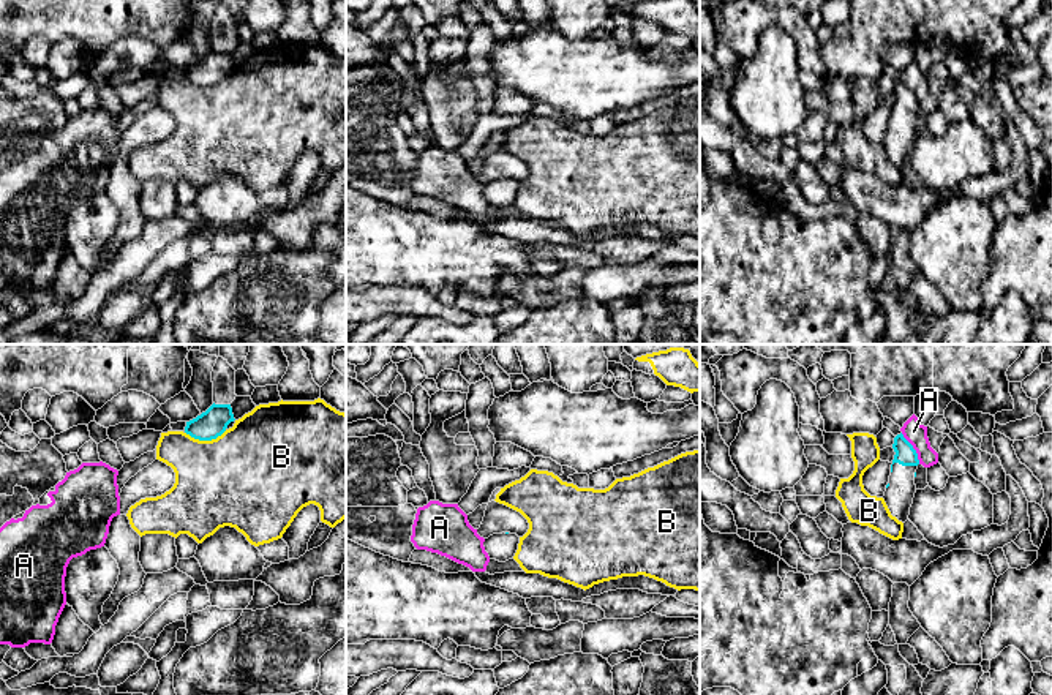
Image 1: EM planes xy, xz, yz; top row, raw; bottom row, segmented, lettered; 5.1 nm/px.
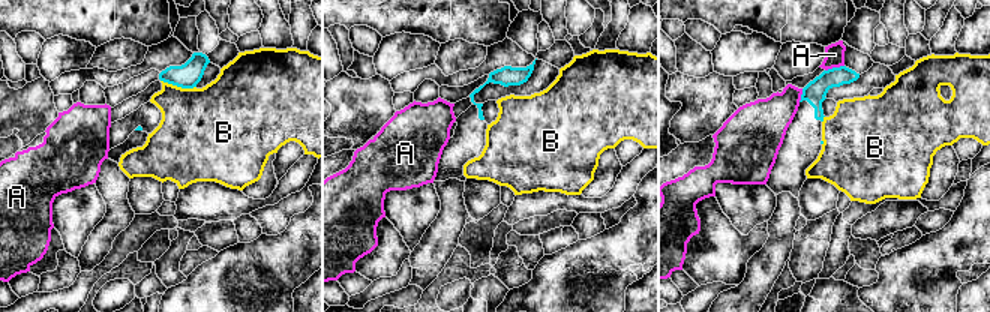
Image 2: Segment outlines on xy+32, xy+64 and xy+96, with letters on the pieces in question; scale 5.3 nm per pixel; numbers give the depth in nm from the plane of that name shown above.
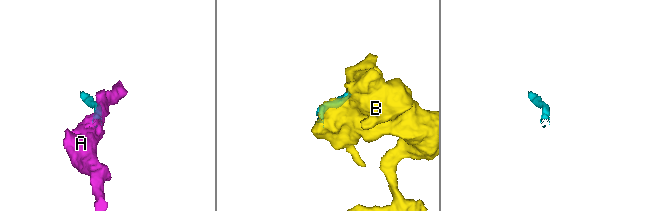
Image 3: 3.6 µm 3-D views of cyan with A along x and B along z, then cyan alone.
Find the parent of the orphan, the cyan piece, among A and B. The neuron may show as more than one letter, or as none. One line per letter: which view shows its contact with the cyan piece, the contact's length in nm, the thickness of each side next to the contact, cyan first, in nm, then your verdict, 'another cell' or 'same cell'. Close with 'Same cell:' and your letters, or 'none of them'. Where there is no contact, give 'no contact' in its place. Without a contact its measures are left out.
A: yz | 190 nm | 110/110 nm | another cell
B: xy | 220 nm | 150/460 nm | another cell
Same cell: none of them

